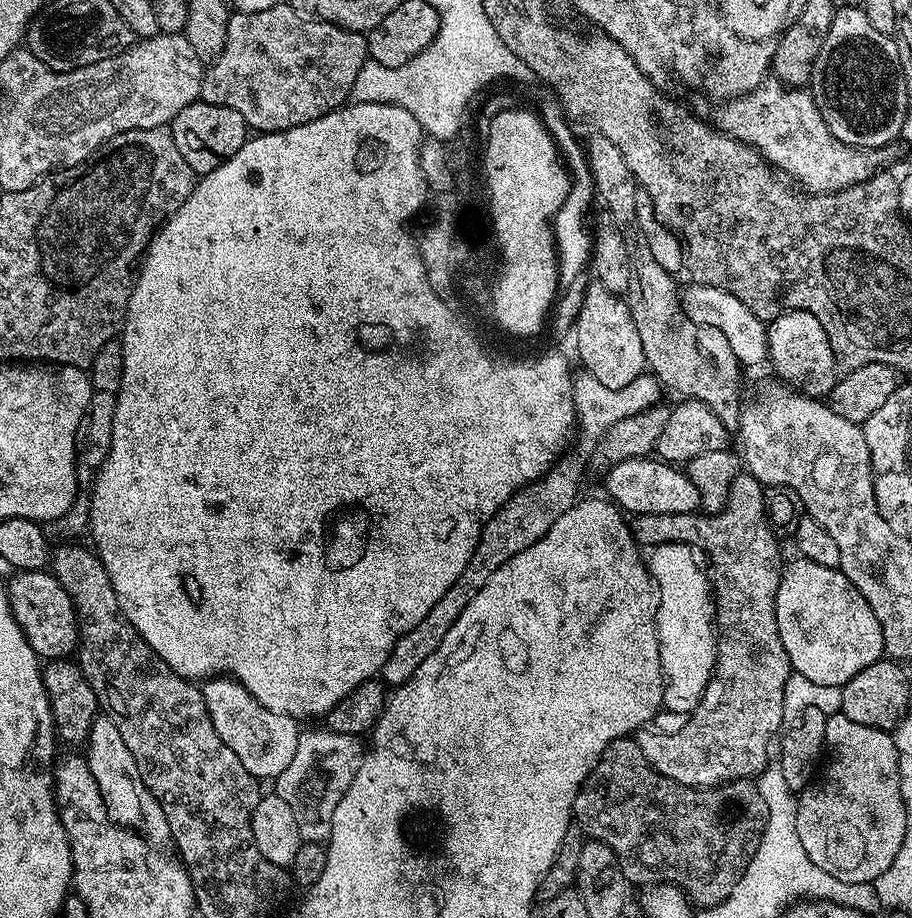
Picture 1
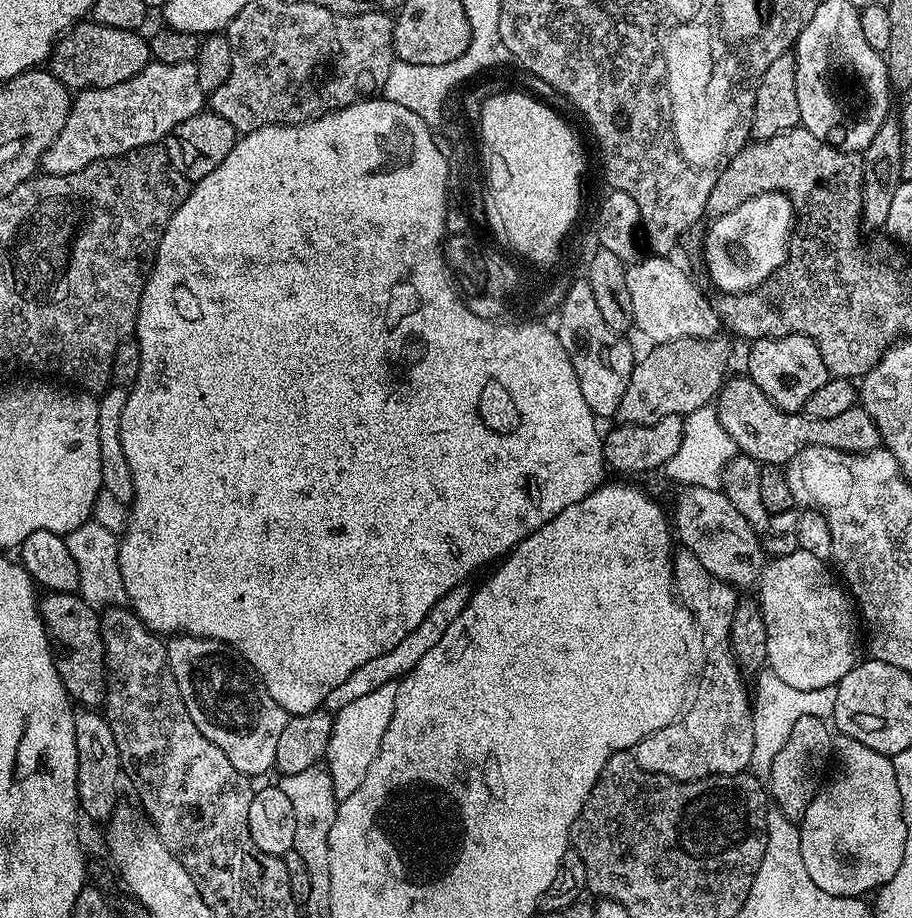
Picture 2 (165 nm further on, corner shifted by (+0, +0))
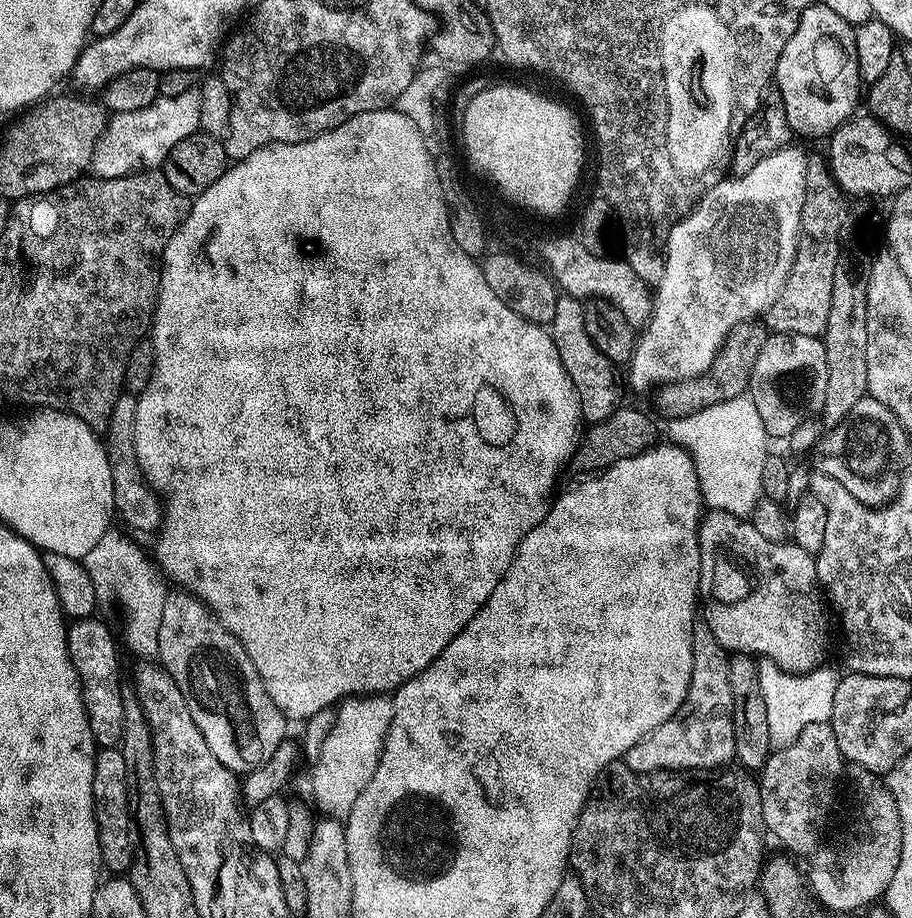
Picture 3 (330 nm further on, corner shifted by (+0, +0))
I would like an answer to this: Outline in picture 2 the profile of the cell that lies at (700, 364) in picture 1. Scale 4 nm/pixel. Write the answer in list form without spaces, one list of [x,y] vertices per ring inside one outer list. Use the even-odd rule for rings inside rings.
[[[740,374],[737,380],[729,379],[722,389],[724,404],[719,407],[719,419],[726,434],[733,439],[743,455],[761,465],[787,465],[794,454],[809,444],[830,446],[843,452],[873,452],[881,447],[880,431],[863,406],[853,406],[834,414],[834,418],[814,420],[800,412],[783,412],[747,375]]]

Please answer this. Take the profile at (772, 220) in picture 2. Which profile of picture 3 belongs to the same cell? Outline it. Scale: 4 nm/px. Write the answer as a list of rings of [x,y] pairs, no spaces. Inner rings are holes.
[[[795,146],[774,150],[774,154],[762,158],[762,162],[758,162],[758,166],[754,166],[754,170],[750,170],[750,174],[720,180],[718,186],[711,188],[696,203],[696,207],[688,215],[683,216],[668,231],[662,249],[664,269],[662,270],[660,283],[655,285],[654,288],[652,313],[648,315],[647,324],[639,329],[636,338],[636,348],[633,350],[631,361],[626,368],[626,371],[628,371],[628,380],[632,383],[634,391],[648,392],[652,388],[652,392],[663,385],[678,383],[701,375],[714,362],[715,356],[719,353],[723,343],[726,342],[730,330],[734,330],[734,326],[738,326],[738,322],[746,322],[747,320],[755,320],[763,317],[768,309],[772,307],[772,303],[780,297],[780,291],[790,274],[792,263],[796,257],[796,242],[800,239],[800,219],[804,213],[804,199],[806,198],[806,190],[808,189],[809,163],[810,157],[802,149],[795,148]]]

